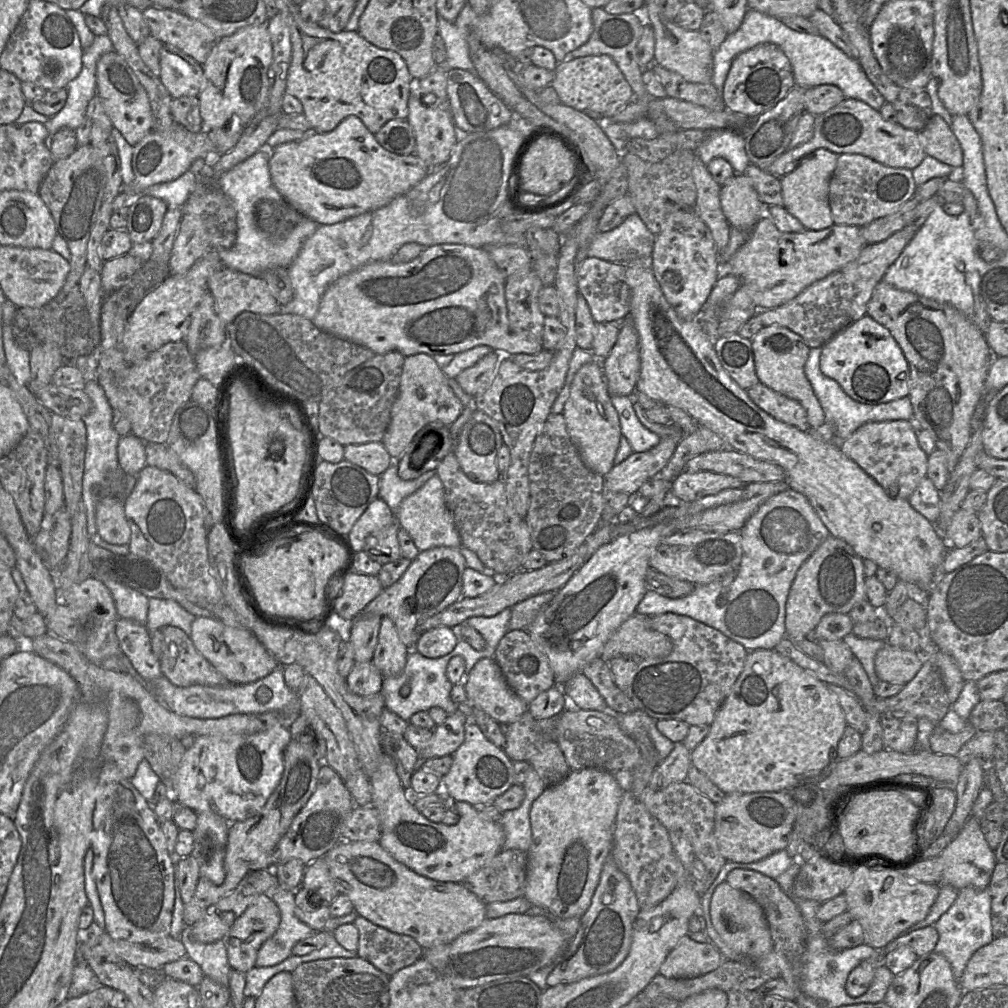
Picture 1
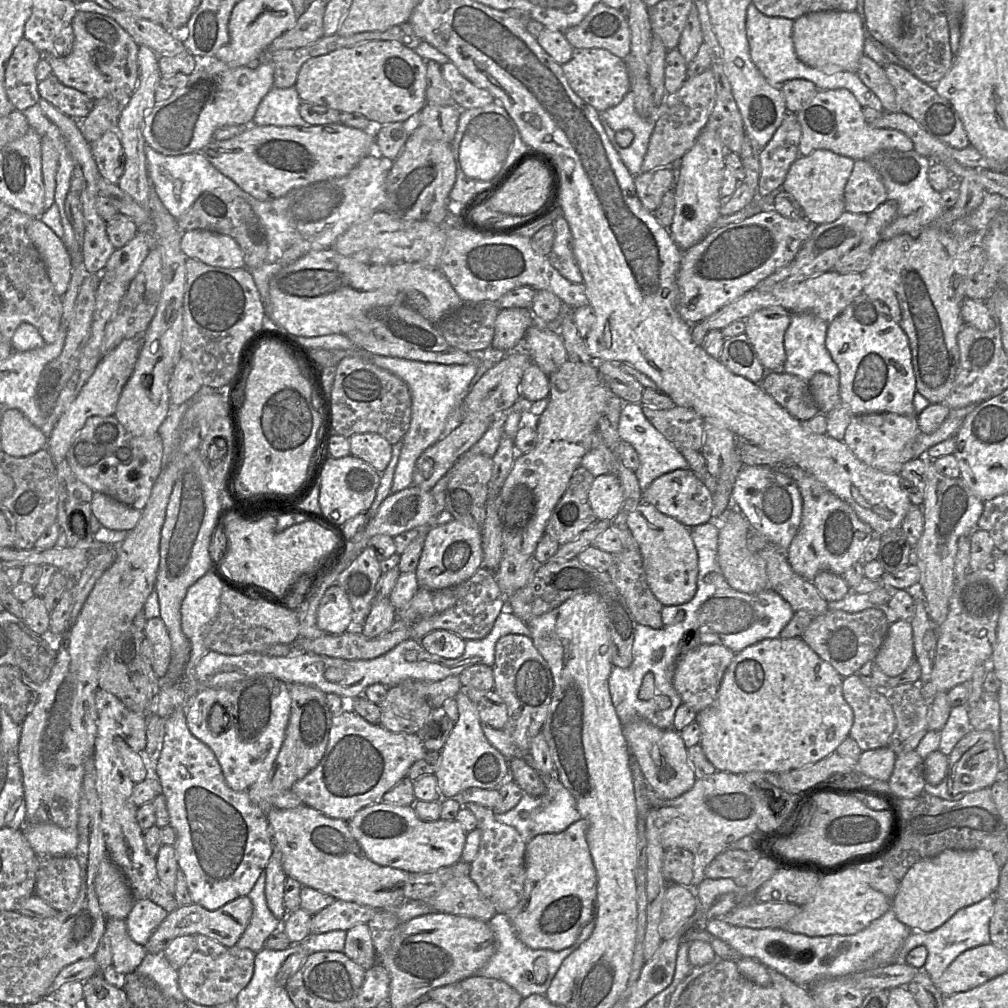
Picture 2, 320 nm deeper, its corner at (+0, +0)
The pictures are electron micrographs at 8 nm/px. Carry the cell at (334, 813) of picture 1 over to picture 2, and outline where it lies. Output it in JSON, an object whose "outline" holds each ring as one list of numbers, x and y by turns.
{"outline":[[275,846,265,873,265,896,268,908,277,919,284,921,288,914,284,906,284,887,287,875,283,869,281,852]]}

